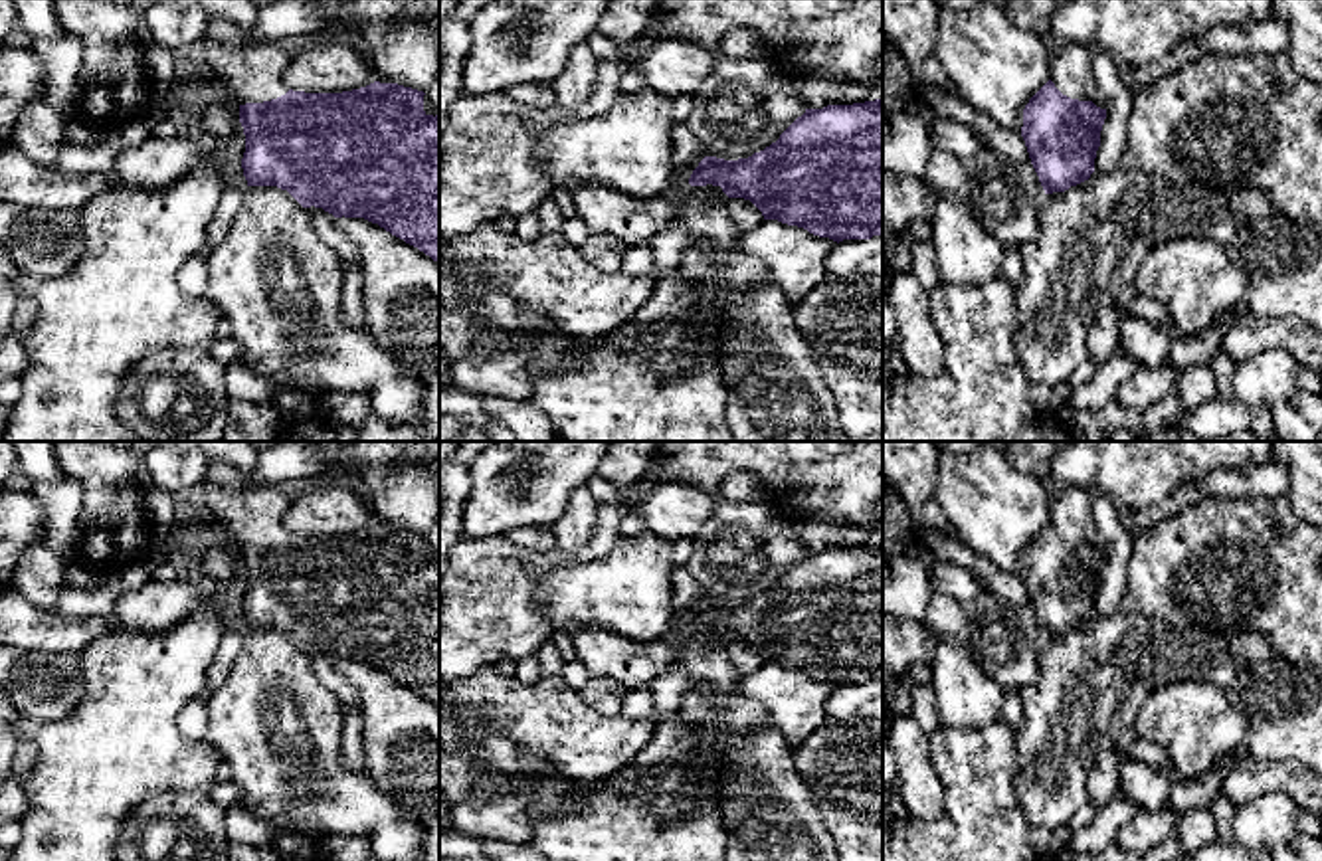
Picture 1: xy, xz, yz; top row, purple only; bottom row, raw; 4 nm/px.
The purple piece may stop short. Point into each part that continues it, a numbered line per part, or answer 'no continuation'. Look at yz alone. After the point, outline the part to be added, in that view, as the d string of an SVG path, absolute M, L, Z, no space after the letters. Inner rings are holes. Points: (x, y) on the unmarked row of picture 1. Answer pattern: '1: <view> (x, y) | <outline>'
1: yz (1071, 515) | M1067 485L1065 491L1051 501L1051 525L1055 530L1079 544L1092 544L1098 534L1092 525L1090 491L1077 485Z

